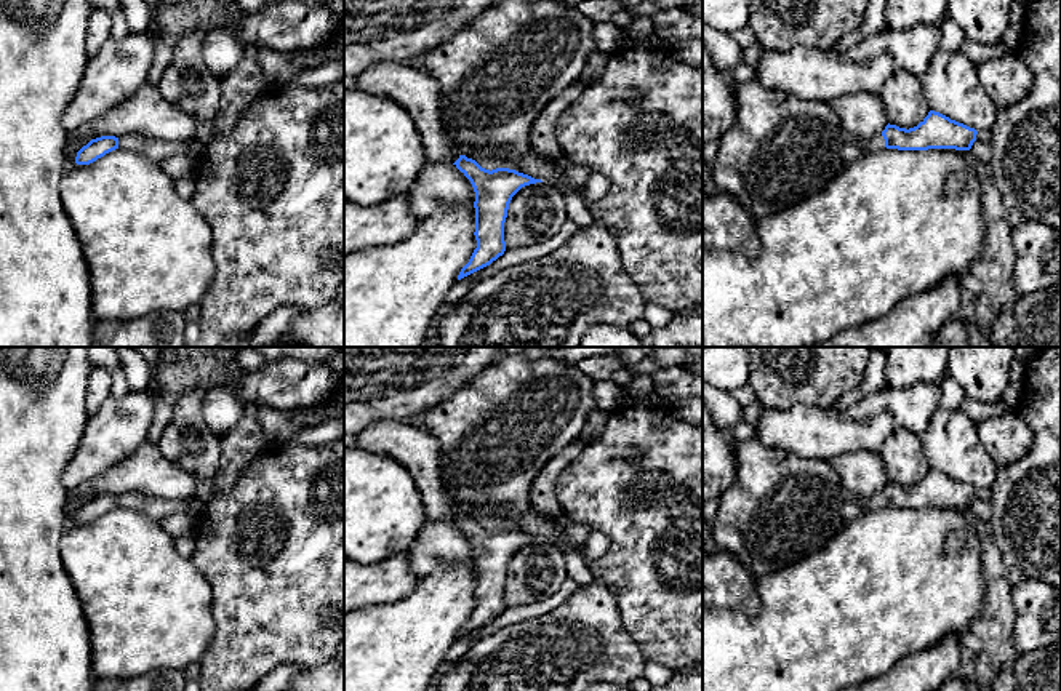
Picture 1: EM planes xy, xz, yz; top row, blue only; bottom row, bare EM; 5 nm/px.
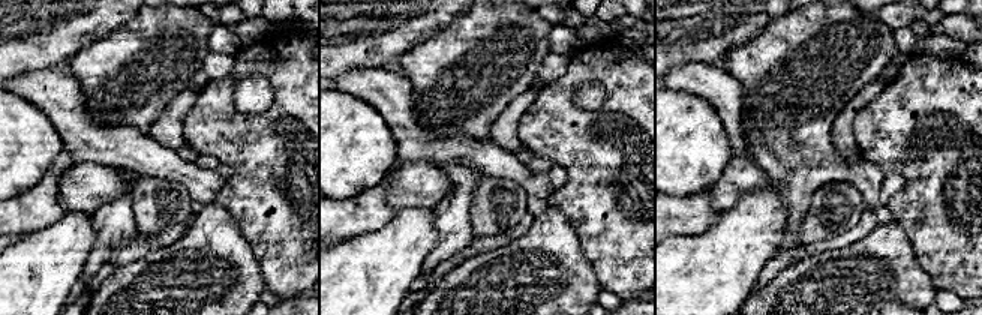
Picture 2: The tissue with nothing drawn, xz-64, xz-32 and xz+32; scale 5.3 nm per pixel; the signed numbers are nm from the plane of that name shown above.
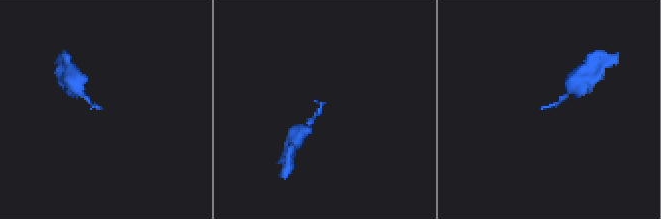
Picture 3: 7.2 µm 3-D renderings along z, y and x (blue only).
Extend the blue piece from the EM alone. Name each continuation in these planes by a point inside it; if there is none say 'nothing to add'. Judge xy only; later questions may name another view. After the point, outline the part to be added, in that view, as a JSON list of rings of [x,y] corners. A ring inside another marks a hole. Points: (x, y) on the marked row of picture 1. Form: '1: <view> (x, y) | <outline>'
1: xy (156, 149) | [[[122,136],[118,138],[118,147],[126,150],[136,150],[154,160],[155,163],[160,163],[165,158],[182,152],[182,144],[178,141],[163,141],[142,136]]]

